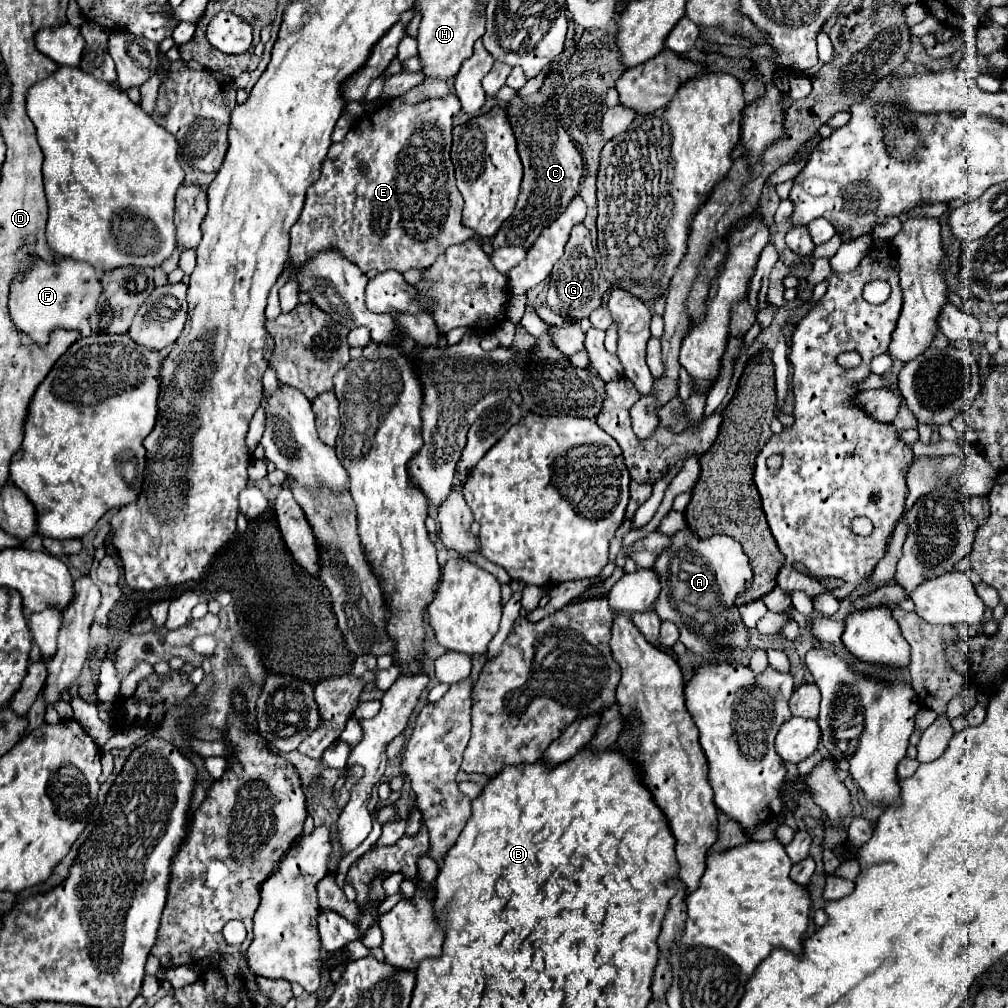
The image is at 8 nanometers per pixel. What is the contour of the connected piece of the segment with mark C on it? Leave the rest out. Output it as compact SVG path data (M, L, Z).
M514 97L506 105L510 123L514 127L514 135L518 139L518 153L524 165L524 179L520 197L514 213L502 223L496 237L492 239L494 249L504 245L532 247L536 235L542 233L552 221L564 213L570 201L580 193L580 185L584 179L584 159L572 137L566 133L560 115L552 107L544 105L528 105L520 97Z

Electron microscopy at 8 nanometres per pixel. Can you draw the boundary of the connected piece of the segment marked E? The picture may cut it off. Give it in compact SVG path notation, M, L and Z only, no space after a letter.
M448 95L442 99L426 99L422 103L416 105L406 105L400 99L392 99L388 103L384 103L378 111L364 115L362 119L358 119L354 123L354 127L348 131L348 135L344 137L342 143L334 143L322 163L322 173L318 177L318 181L314 185L308 187L308 195L304 201L304 209L298 217L298 221L292 227L292 235L290 235L290 259L294 265L300 265L308 259L308 255L316 253L330 247L338 247L350 261L354 261L364 273L368 273L370 269L376 271L388 271L388 269L396 269L400 273L412 269L412 267L430 267L438 255L442 255L442 251L446 251L450 245L456 243L464 243L472 237L476 237L476 233L462 225L462 207L464 207L464 199L460 197L460 191L456 187L456 175L454 175L454 165L450 161L450 145L452 145L452 119L460 113L460 101L456 95Z

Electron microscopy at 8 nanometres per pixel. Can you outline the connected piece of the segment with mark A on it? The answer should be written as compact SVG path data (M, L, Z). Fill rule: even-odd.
M688 529L678 531L676 539L654 563L660 571L662 593L656 601L656 613L662 621L672 621L680 629L680 641L704 663L732 661L728 649L750 649L748 627L742 623L736 597L740 597L754 579L754 571L742 545L728 535L696 539Z

